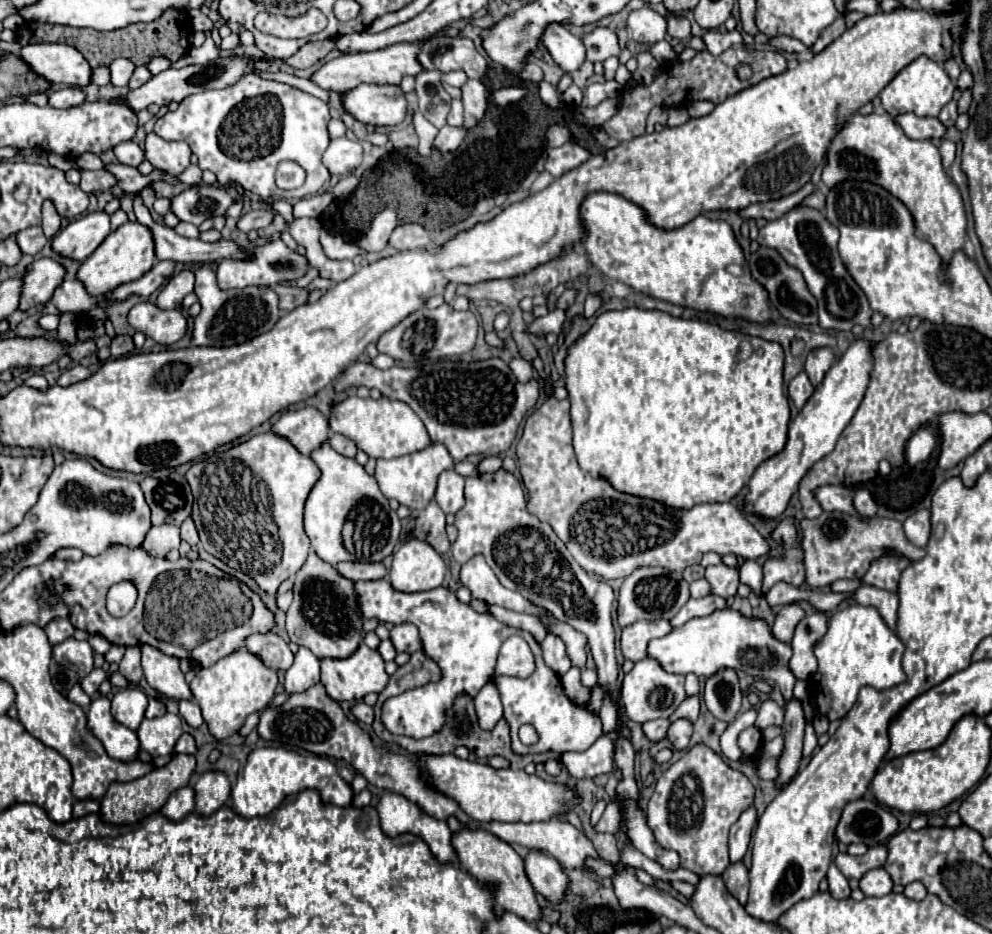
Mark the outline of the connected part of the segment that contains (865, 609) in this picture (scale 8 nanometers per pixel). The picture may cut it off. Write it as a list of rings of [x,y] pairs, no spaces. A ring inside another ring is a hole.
[[[848,604],[840,608],[828,624],[824,640],[814,648],[818,658],[818,670],[810,678],[810,692],[818,714],[828,720],[838,720],[848,714],[858,698],[862,686],[874,686],[876,690],[892,688],[906,680],[902,670],[904,644],[894,630],[886,626],[880,612],[874,606]]]

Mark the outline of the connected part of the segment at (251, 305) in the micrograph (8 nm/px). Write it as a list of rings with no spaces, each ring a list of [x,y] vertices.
[[[202,266],[194,272],[196,286],[194,294],[202,306],[202,312],[192,324],[192,344],[194,346],[234,346],[252,340],[278,322],[278,296],[270,286],[246,286],[242,290],[220,290],[216,284],[216,274]]]

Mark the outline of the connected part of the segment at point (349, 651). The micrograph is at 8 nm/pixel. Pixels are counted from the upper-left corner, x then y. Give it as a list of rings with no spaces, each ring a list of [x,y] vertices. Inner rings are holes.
[[[316,552],[308,554],[306,564],[300,568],[300,572],[294,578],[294,600],[286,612],[286,632],[292,642],[296,642],[298,646],[310,648],[314,656],[318,658],[330,656],[330,658],[342,660],[346,656],[352,656],[354,648],[360,646],[364,638],[364,628],[362,628],[364,620],[362,620],[362,612],[358,612],[358,596],[354,596],[354,582],[346,580],[344,576],[338,576],[334,568],[336,566],[320,560]]]

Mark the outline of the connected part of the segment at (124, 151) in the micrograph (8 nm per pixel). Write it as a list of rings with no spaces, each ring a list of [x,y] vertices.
[[[132,140],[122,142],[122,144],[116,144],[112,150],[114,150],[114,156],[118,158],[118,162],[120,164],[126,164],[126,166],[138,166],[144,160],[144,152]]]

